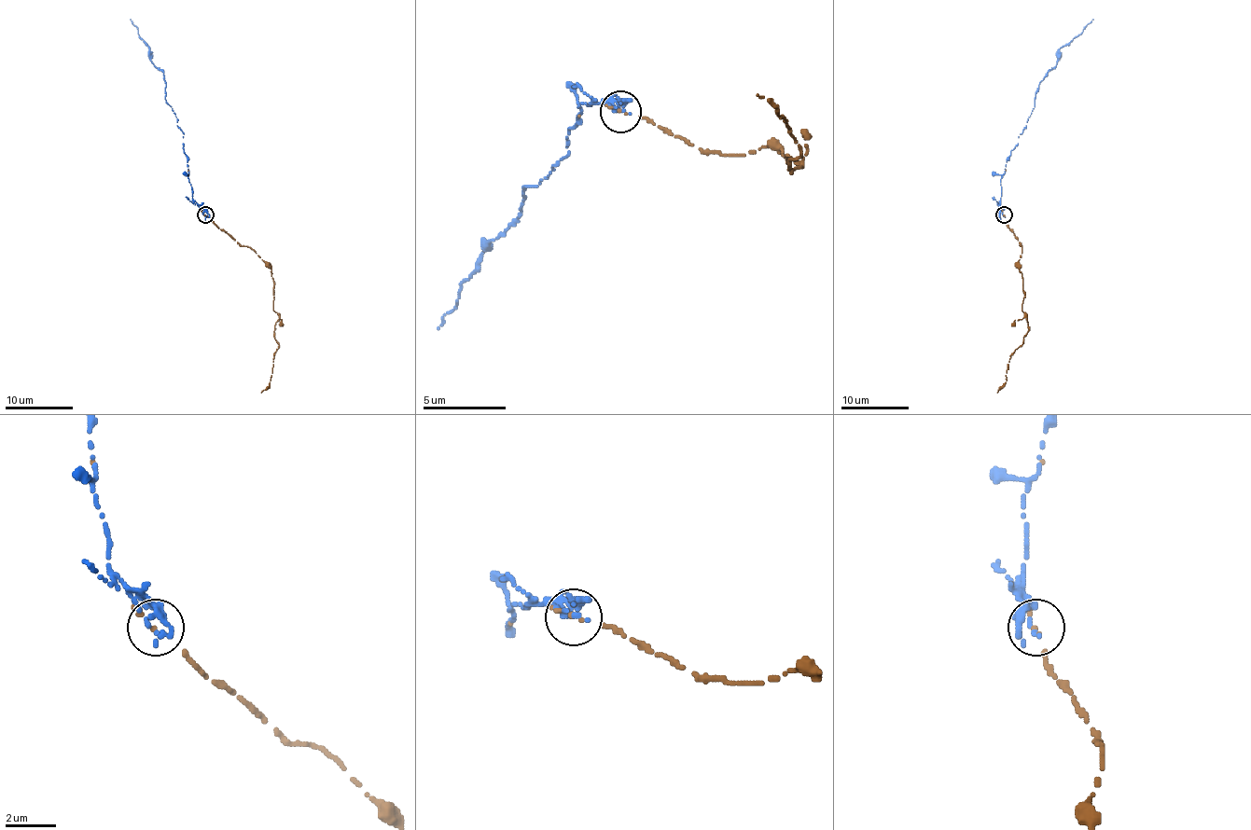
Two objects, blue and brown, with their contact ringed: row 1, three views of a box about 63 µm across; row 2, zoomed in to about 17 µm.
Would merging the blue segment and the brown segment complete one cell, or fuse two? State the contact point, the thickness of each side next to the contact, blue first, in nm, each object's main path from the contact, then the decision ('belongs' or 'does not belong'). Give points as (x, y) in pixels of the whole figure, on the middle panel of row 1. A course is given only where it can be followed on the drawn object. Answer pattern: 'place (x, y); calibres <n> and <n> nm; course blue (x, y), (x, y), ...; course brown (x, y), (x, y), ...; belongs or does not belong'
place (620, 111); calibres 200 and 170 nm; course blue (621, 110), (580, 102), (567, 152), (538, 185), (522, 189), (526, 198), (518, 218), (485, 247), (439, 330); course brown (621, 110), (709, 152), (733, 156), (784, 147), (799, 169), (791, 172), (799, 147), (779, 115), (758, 94); belongs

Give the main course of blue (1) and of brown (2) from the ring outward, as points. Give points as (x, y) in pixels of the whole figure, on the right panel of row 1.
1: (1004, 215), (1000, 179), (1007, 158), (1034, 106), (1039, 82), (1056, 65), (1060, 48), (1078, 36), (1093, 20)
2: (1004, 215), (1022, 247), (1019, 269), (1022, 311), (1027, 315), (1029, 330), (1010, 356), (1005, 383), (996, 392)

